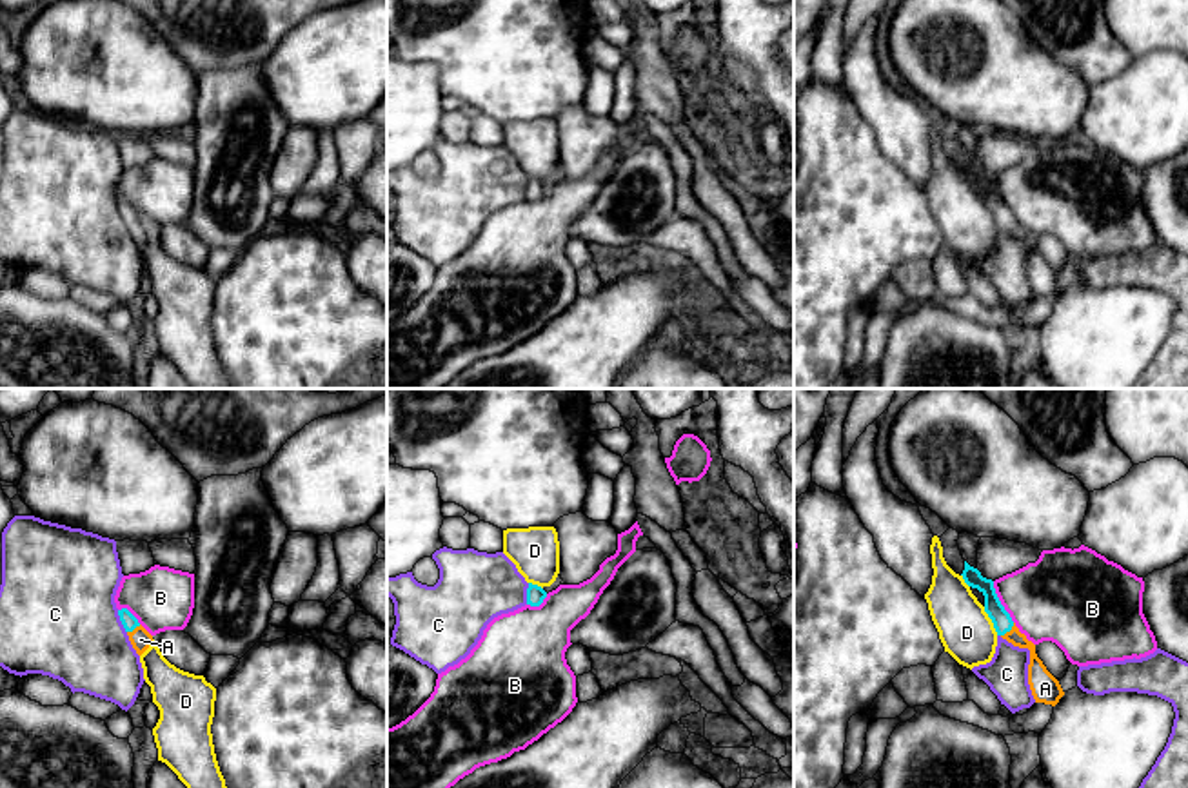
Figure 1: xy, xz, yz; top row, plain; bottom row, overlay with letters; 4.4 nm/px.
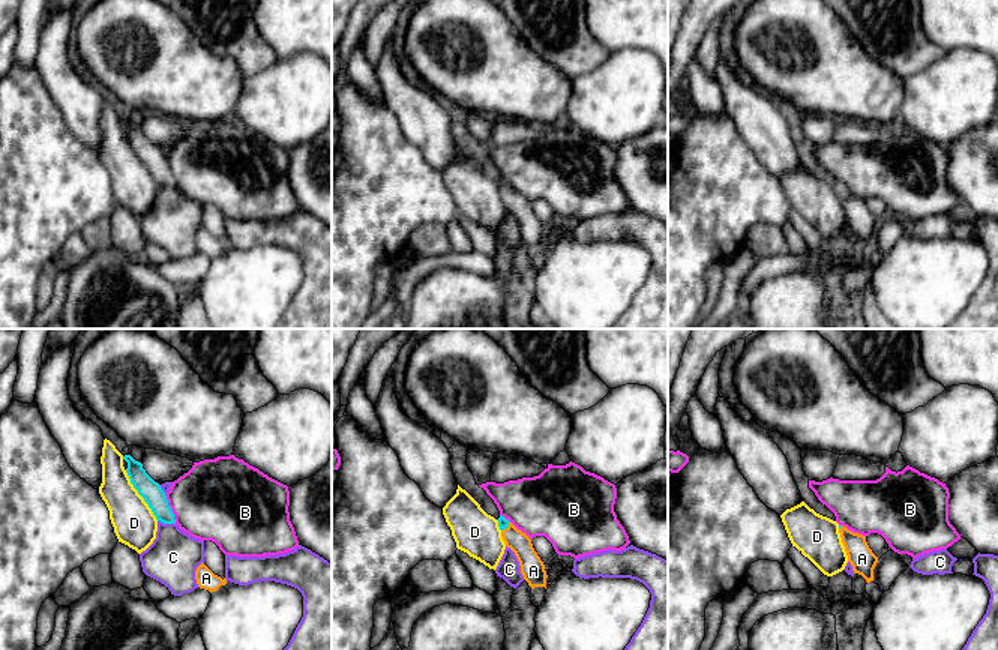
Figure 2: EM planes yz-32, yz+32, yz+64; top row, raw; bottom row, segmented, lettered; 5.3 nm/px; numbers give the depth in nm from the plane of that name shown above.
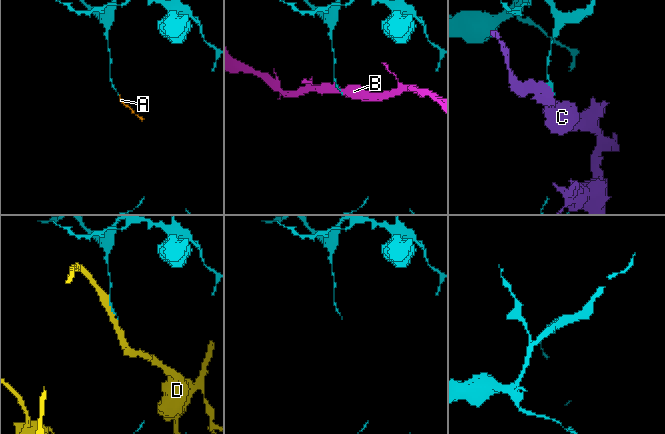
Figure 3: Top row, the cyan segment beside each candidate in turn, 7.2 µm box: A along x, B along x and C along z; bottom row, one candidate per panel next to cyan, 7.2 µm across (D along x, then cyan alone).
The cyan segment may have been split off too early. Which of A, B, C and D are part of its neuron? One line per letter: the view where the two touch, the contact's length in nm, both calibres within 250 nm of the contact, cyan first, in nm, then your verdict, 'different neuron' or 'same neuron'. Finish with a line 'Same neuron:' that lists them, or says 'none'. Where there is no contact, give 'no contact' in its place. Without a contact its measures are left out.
A: yz | 90 nm | 90/100 nm | same neuron
B: yz | 200 nm | 90/380 nm | different neuron
C: xy | 110 nm | 70/480 nm | different neuron
D: yz | 140 nm | 90/240 nm | different neuron
Same neuron: A

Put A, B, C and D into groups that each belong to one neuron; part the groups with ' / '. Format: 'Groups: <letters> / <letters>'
Groups: A / B / C / D

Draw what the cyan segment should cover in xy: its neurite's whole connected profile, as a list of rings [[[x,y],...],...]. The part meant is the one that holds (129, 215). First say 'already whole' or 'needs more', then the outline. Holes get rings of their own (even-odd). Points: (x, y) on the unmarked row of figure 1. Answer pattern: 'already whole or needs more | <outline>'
needs more | [[[127,202],[118,203],[118,209],[133,241],[138,249],[142,249],[149,241],[153,229],[138,216],[138,212]]]

